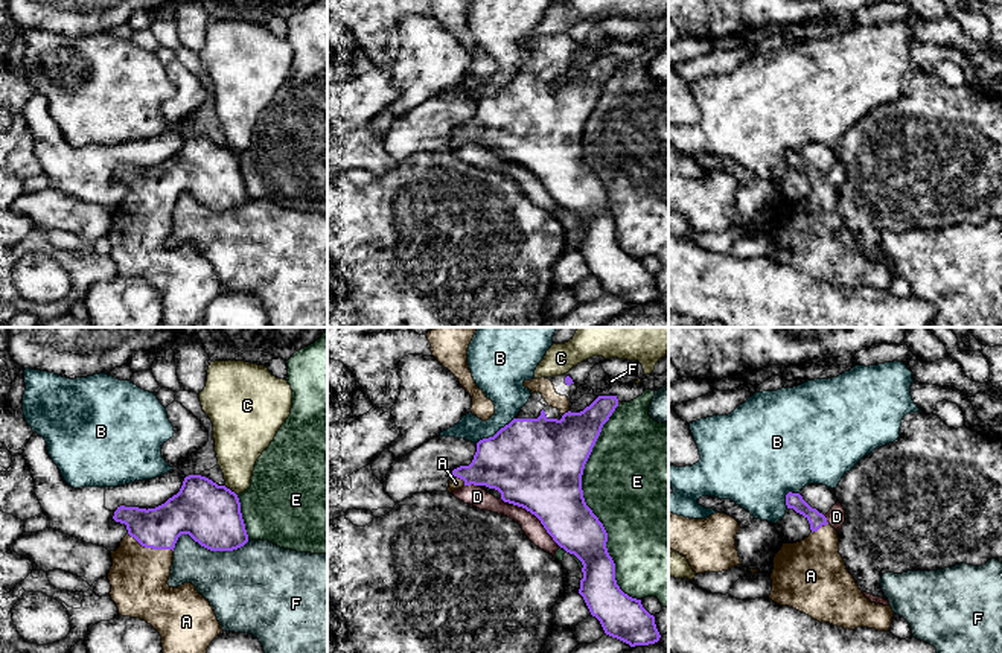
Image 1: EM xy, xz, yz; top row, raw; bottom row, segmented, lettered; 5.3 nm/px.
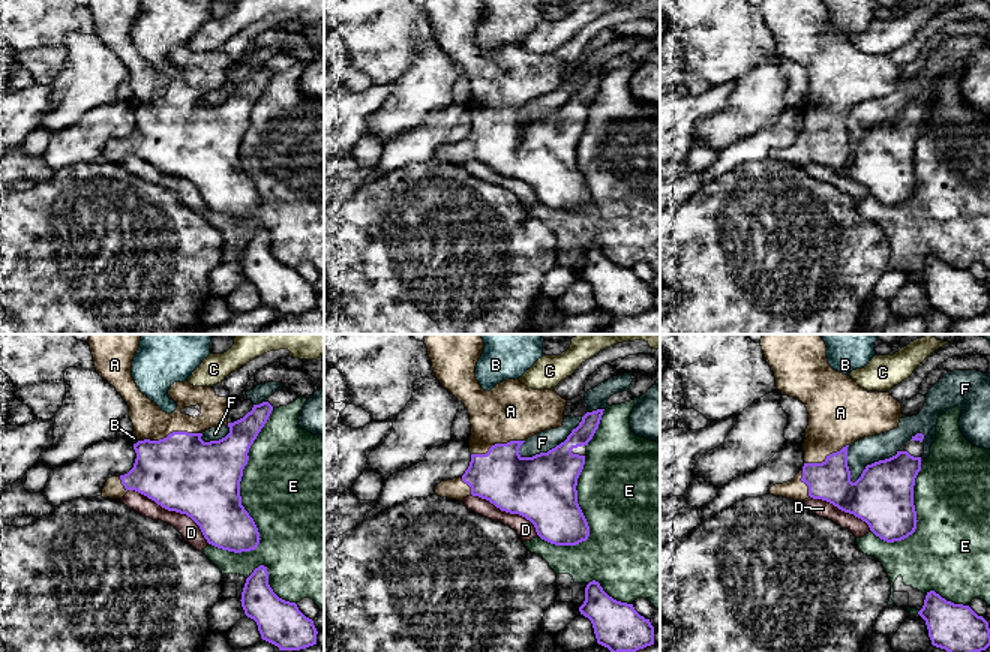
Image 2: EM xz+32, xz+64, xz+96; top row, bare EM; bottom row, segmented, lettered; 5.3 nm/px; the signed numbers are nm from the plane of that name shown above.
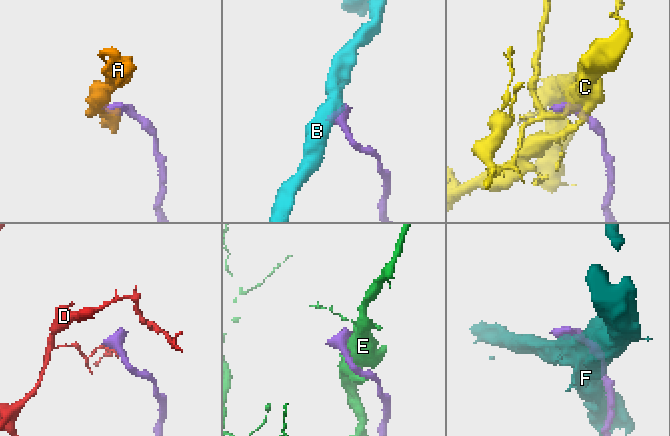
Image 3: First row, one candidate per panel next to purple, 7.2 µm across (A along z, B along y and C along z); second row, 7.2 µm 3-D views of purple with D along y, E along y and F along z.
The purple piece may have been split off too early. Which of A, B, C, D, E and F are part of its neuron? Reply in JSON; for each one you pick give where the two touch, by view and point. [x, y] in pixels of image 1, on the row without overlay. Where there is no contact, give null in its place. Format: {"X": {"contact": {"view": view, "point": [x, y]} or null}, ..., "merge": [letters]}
{"A": {"contact": {"view": "xy", "point": [149, 206]}}, "merge": ["A"]}

